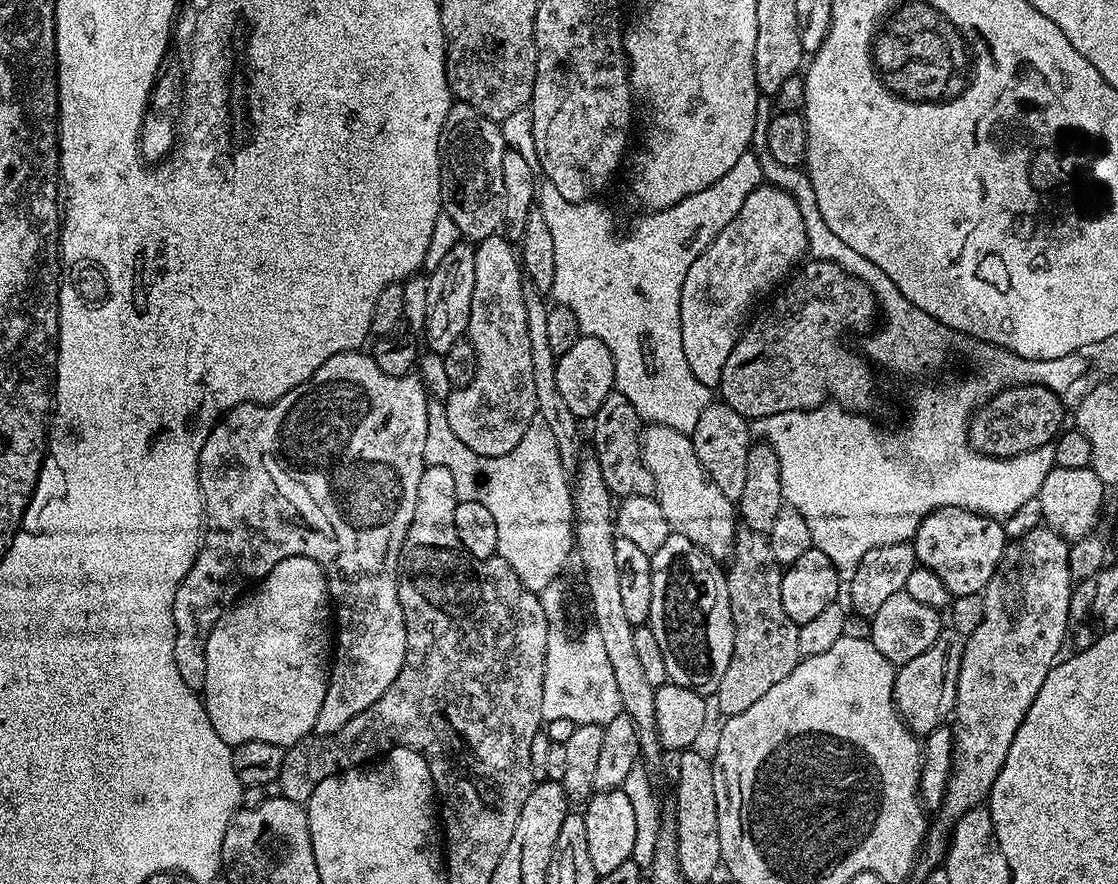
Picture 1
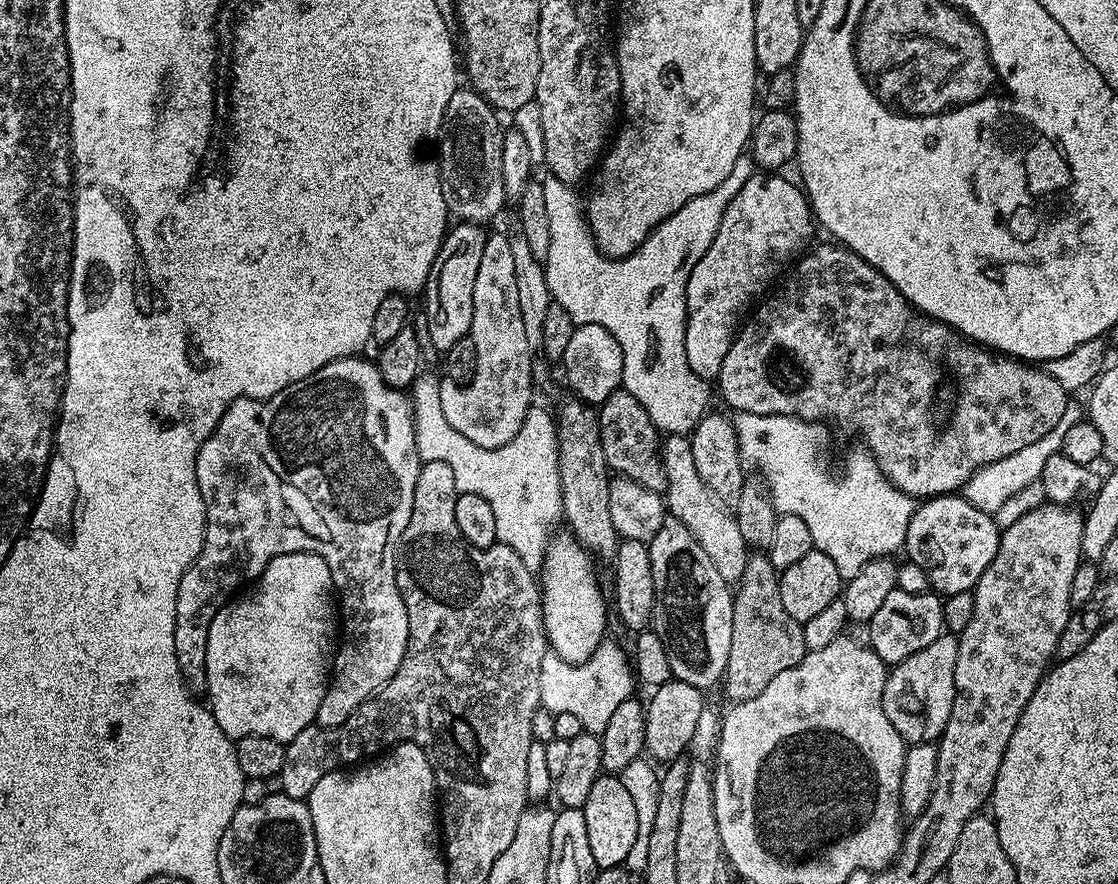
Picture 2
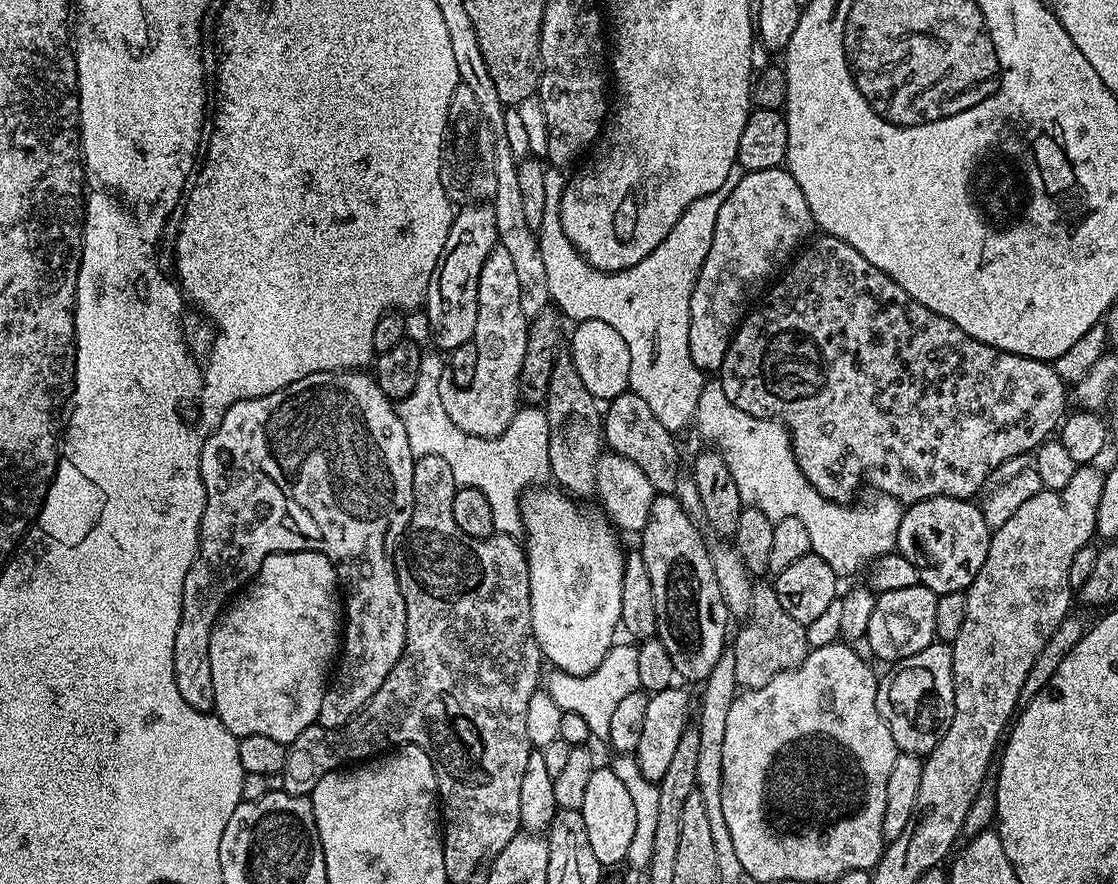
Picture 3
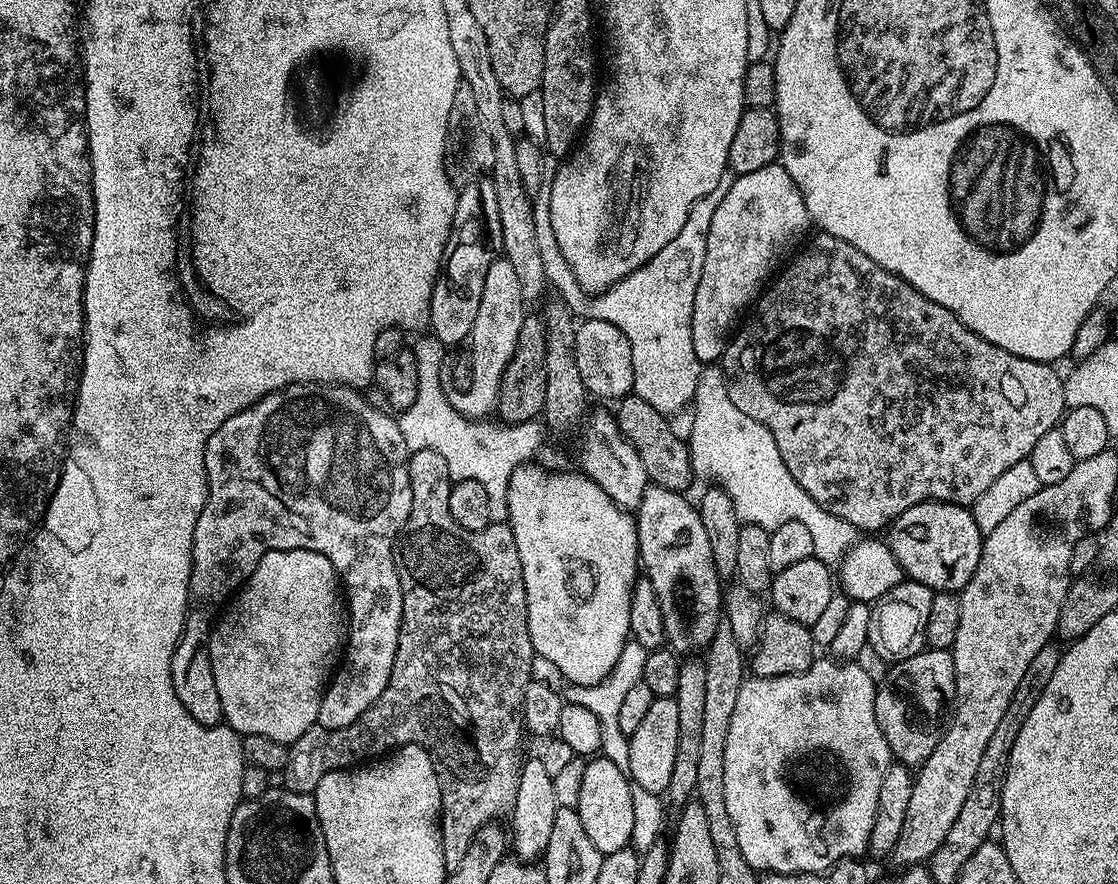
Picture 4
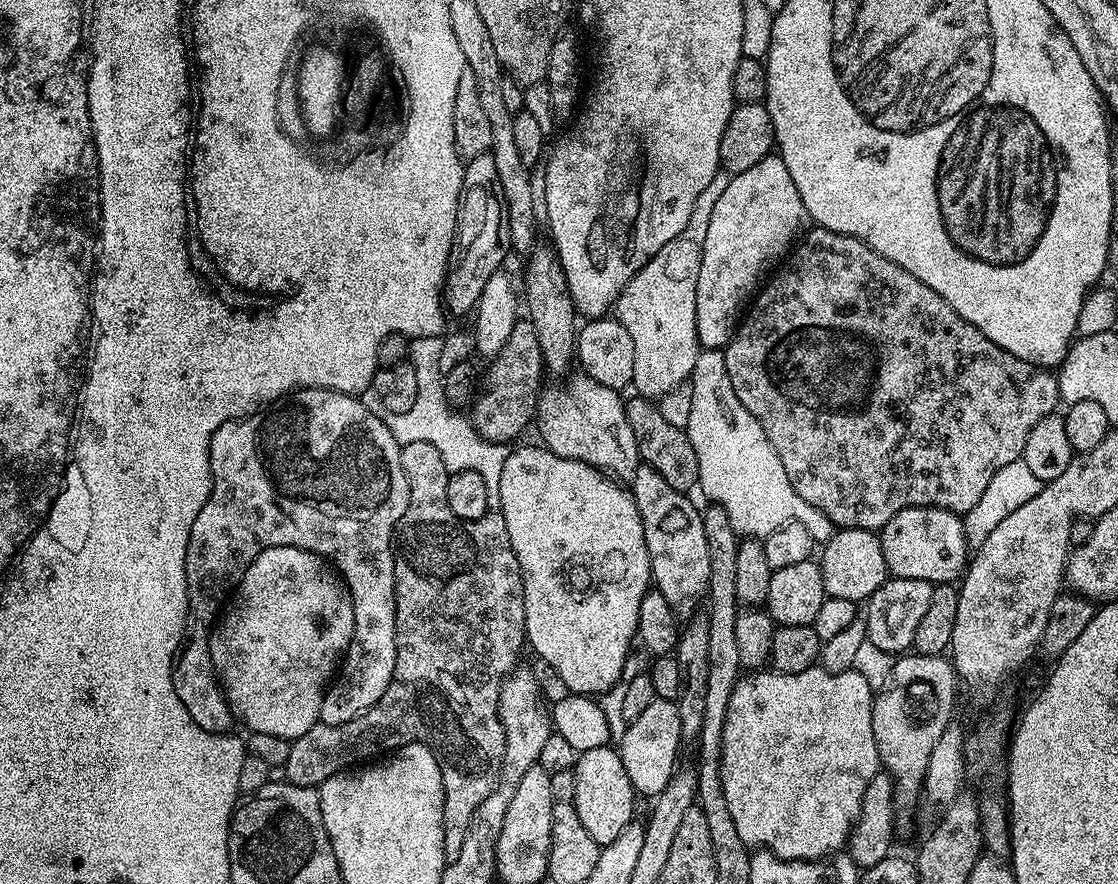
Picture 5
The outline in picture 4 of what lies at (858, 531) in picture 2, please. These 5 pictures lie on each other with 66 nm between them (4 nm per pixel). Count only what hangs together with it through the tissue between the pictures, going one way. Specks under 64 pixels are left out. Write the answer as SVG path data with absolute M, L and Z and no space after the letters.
M720 366L701 367L698 386L692 395L690 413L694 416L694 428L686 441L688 451L692 454L692 470L697 477L705 476L708 482L715 482L730 494L730 502L734 502L734 510L741 524L753 524L766 529L782 526L782 522L802 522L810 530L814 541L814 556L829 566L839 565L840 560L858 539L858 530L850 522L830 514L798 482L794 482L794 474L786 470L786 462L782 462L782 454L778 454L778 442L774 442L774 434L766 430L754 418L742 414L734 402L730 402L730 390L726 390L724 369Z

